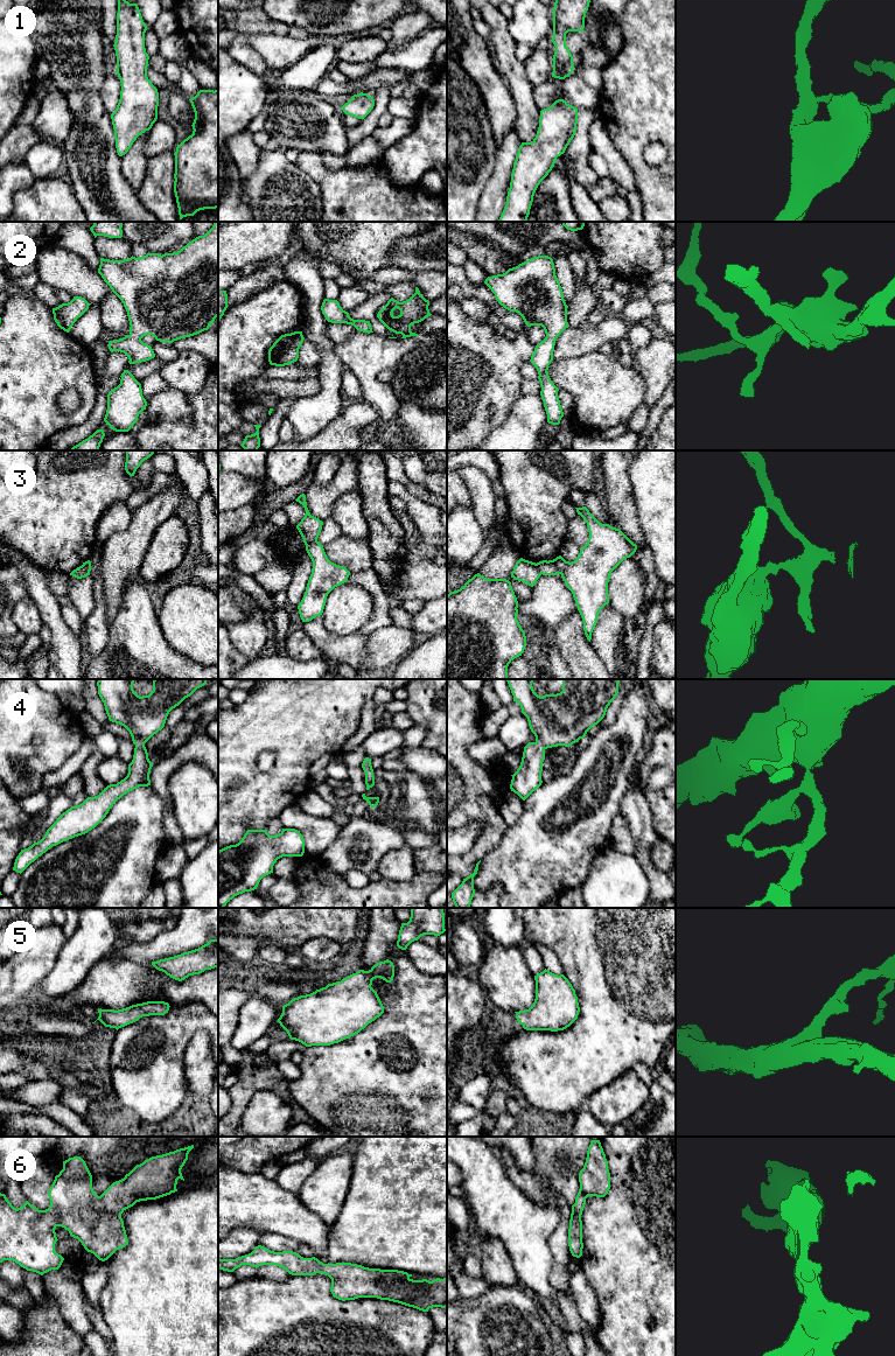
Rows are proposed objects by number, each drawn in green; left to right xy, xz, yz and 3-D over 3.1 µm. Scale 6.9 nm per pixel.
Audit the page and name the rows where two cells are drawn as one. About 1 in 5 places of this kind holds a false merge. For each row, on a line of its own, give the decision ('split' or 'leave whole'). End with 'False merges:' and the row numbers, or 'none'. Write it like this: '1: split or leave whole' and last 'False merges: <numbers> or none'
1: leave whole
2: leave whole
3: split
4: leave whole
5: leave whole
6: leave whole
False merges: 3

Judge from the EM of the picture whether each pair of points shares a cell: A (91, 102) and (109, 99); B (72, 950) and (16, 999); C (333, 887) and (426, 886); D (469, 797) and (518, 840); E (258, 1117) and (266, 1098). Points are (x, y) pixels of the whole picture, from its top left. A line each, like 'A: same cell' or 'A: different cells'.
A: different cells
B: different cells
C: same cell
D: different cells
E: same cell

